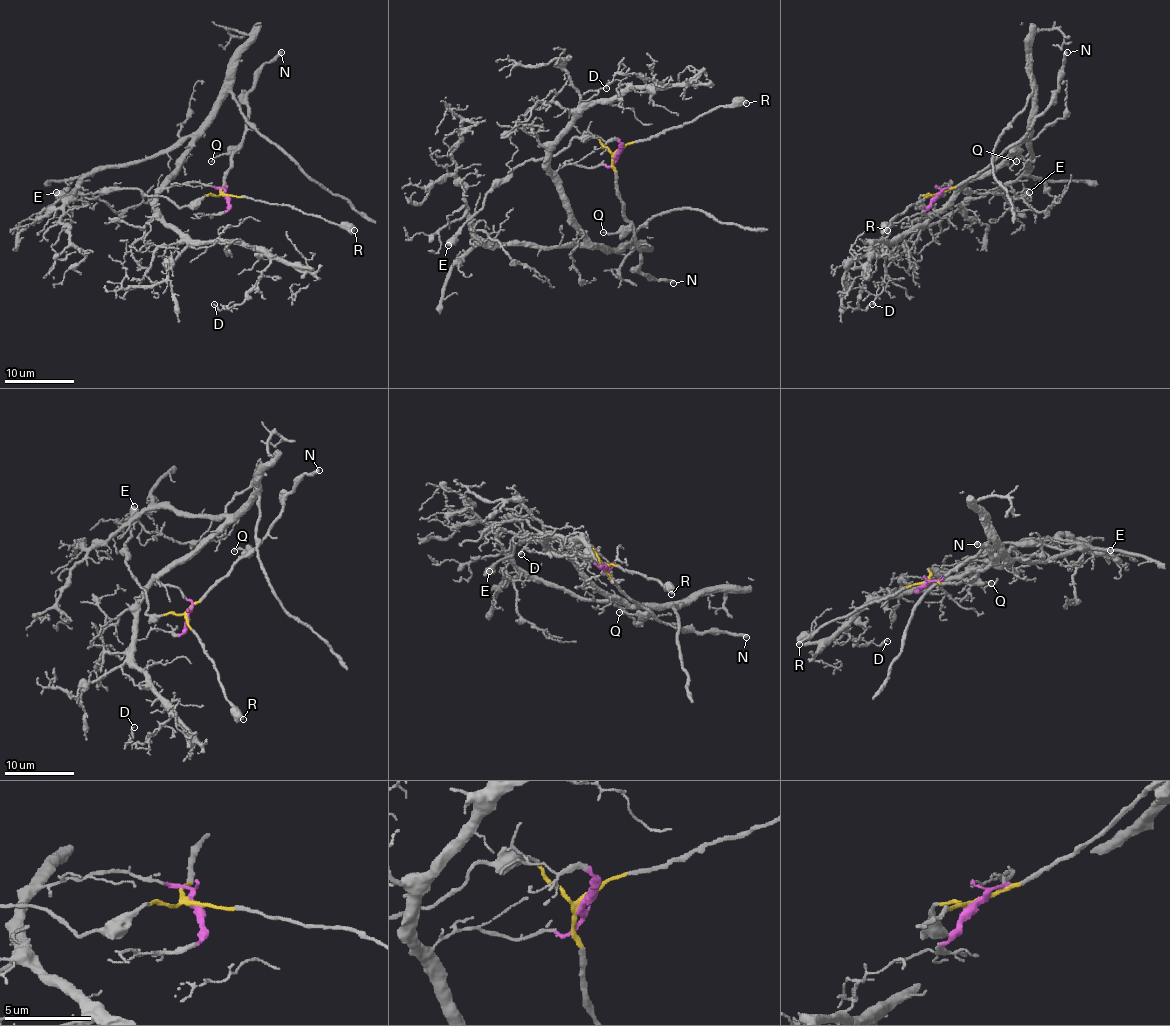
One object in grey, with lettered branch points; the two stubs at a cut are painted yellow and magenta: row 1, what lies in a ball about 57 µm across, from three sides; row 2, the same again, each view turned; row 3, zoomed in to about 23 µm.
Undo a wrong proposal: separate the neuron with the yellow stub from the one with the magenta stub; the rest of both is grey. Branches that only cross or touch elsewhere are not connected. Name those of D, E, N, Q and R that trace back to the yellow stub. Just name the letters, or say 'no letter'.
E, N, Q, R

